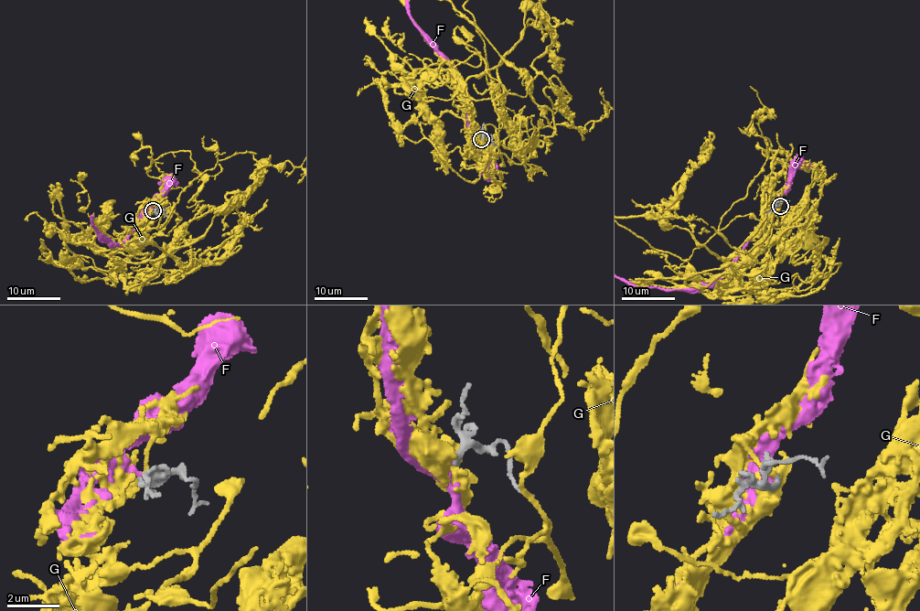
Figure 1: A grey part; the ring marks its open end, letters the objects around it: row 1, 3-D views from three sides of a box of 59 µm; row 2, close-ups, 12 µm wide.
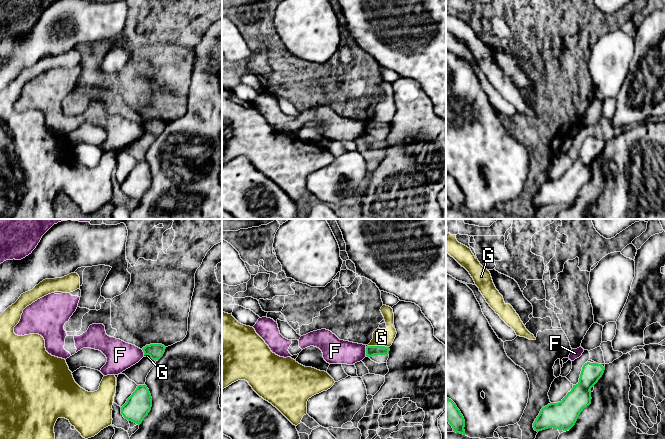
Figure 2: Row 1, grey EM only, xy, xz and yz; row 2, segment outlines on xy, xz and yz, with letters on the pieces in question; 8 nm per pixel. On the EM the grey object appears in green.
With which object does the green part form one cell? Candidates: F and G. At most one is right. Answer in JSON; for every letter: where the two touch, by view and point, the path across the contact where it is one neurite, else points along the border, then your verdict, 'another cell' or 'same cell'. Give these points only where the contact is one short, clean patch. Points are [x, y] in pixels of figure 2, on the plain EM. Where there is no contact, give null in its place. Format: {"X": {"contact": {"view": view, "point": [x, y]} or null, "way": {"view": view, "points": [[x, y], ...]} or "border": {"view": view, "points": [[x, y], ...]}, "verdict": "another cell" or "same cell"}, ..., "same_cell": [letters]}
{"F": {"contact": {"view": "xz", "point": [366, 127]}, "border": {"view": "xz", "points": [[365, 123], [366, 131]]}, "verdict": "another cell"}, "G": {"contact": {"view": "xz", "point": [378, 122]}, "border": {"view": "xz", "points": [[368, 121], [384, 121], [388, 123]]}, "verdict": "another cell"}, "same_cell": []}

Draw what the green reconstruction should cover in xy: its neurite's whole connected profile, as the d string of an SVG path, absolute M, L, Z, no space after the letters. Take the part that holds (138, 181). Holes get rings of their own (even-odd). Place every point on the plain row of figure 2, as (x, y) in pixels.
M138 161L136 166L121 183L121 190L128 197L142 199L152 183L152 173L146 161Z

